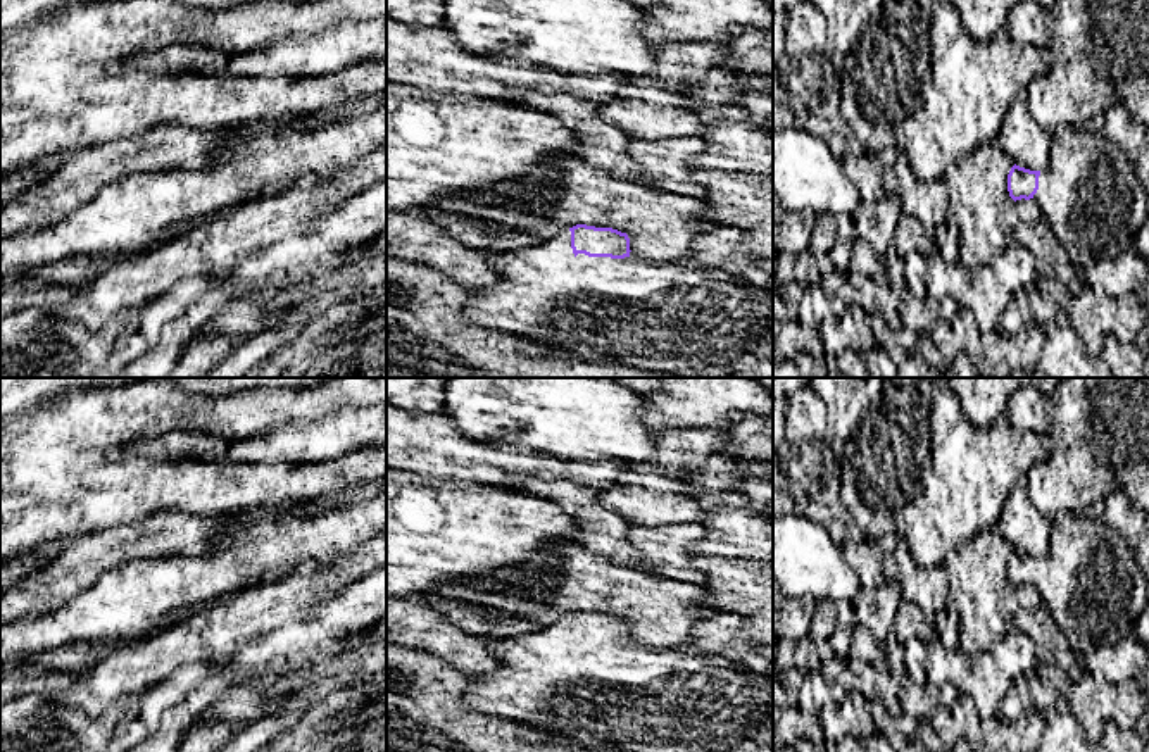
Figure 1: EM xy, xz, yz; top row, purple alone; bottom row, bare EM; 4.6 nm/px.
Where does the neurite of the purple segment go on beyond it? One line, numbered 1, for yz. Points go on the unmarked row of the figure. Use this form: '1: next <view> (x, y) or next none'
1: next yz (1089, 580)

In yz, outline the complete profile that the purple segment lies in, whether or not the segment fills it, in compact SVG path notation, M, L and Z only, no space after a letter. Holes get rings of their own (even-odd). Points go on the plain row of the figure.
M1070 512L1052 523L1051 548L1044 557L1011 554L1008 578L1014 588L1037 588L1080 659L1092 649L1111 647L1133 635L1133 624L1149 600L1149 583L1137 564L1135 548L1102 519Z

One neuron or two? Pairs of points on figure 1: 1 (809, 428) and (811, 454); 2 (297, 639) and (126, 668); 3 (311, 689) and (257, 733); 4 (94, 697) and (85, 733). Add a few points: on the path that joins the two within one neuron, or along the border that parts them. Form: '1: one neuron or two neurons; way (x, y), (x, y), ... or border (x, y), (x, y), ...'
1: one neuron; way (806, 435), (806, 447)
2: two neurons; border (278, 628), (244, 645), (219, 668)
3: one neuron; way (299, 702), (280, 721), (271, 725)
4: two neurons; border (125, 694), (97, 718), (54, 708)

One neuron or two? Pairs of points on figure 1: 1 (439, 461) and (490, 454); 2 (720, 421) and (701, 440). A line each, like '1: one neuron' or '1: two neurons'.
1: one neuron
2: two neurons

